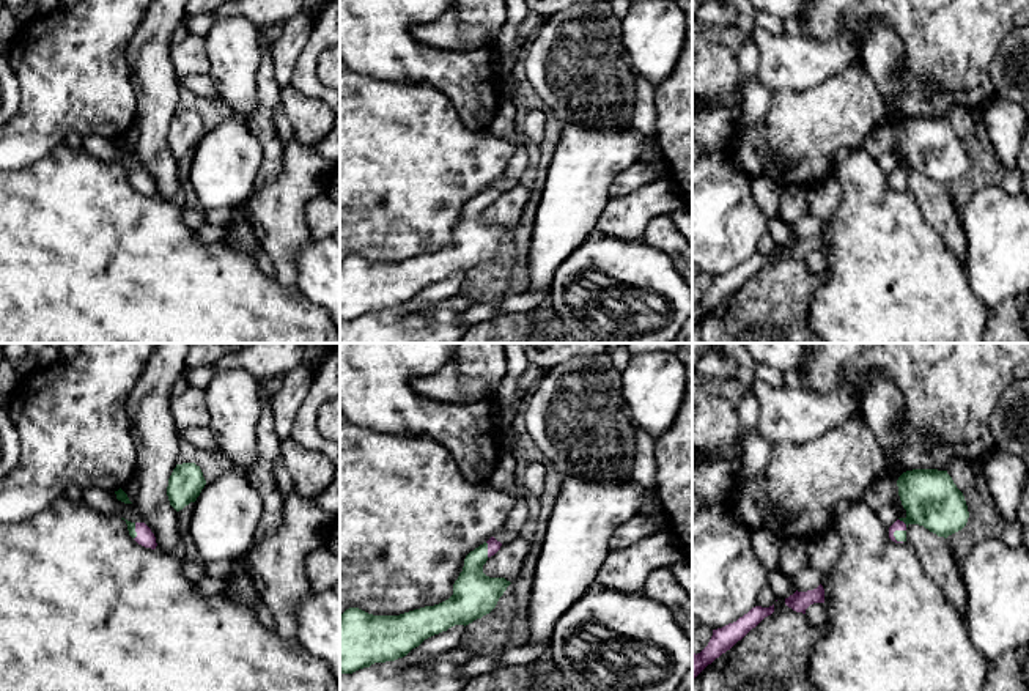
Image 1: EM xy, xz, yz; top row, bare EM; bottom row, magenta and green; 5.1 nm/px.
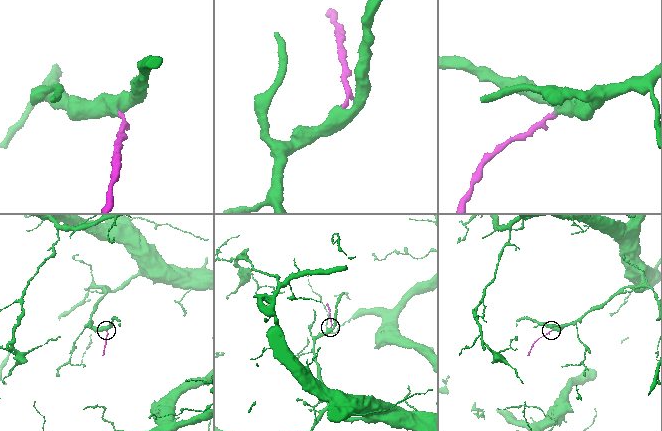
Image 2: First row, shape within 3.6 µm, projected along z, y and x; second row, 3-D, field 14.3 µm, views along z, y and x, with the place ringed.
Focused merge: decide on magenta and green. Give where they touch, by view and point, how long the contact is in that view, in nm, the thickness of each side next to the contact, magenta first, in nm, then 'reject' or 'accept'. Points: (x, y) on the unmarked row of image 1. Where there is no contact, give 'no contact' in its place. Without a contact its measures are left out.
contact xz (488, 197); length 80 nm; calibres 60 and 220 nm; reject

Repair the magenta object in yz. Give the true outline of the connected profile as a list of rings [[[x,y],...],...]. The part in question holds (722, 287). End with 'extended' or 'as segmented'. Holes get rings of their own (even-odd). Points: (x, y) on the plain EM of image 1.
[[[774,252],[769,255],[755,253],[736,269],[713,277],[708,293],[700,301],[692,301],[692,327],[773,260]]] | as segmented

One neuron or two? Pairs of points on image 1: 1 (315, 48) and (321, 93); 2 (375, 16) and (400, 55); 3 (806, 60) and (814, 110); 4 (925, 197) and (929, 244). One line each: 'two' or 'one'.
1: one
2: one
3: two
4: two

